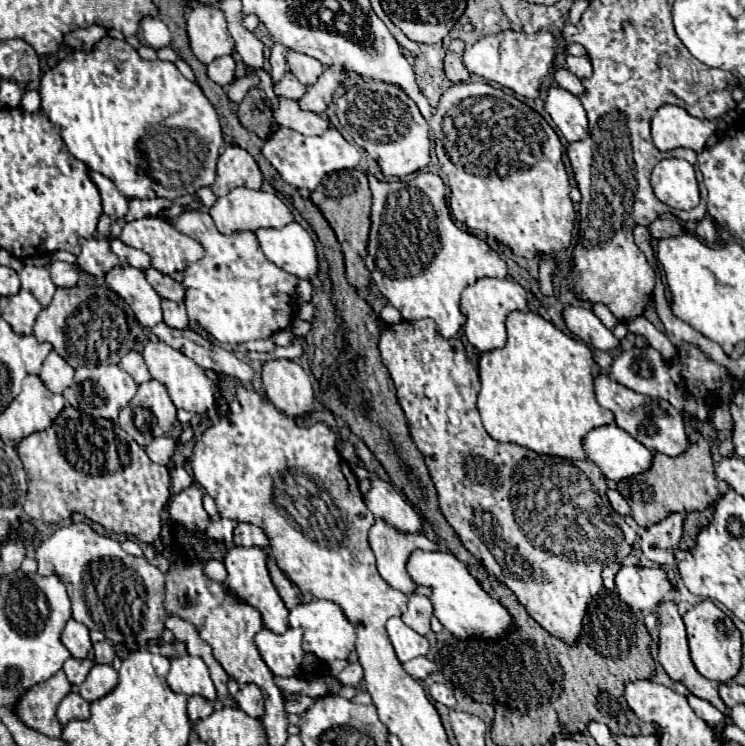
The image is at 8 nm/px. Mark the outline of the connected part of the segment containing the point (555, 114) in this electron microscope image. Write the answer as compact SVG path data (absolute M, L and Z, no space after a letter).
M549 86L545 94L545 110L567 142L583 140L587 136L587 116L581 100L575 94L559 86Z

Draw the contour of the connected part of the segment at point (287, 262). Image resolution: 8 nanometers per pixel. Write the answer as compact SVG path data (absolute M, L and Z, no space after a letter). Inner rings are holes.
M291 222L283 228L259 228L255 236L267 260L297 278L311 278L317 272L315 242L305 228Z

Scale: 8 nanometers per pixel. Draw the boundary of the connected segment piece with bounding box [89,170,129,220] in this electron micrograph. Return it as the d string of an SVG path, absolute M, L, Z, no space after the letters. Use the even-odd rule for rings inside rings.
M89 170L89 178L93 180L93 184L95 184L95 186L99 188L99 192L101 192L103 212L105 212L107 216L111 216L113 220L123 218L123 216L127 214L127 210L129 210L127 198L125 198L123 194L119 194L119 190L115 188L115 184L113 184L109 178L105 178L105 176L97 174L97 172L91 172L91 170Z

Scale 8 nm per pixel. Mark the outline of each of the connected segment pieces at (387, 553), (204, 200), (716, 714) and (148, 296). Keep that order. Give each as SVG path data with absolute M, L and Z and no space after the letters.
M377 518L369 530L369 544L377 558L377 570L383 576L383 580L405 594L411 594L415 590L415 582L409 578L405 570L409 554L415 548L439 550L439 546L427 540L423 534L401 532L383 522L381 518Z
M203 186L203 188L199 188L199 190L195 192L195 200L197 200L199 204L203 204L203 206L211 208L211 206L215 204L215 200L217 200L217 198L215 198L215 194L211 192L211 188L205 188L205 186Z
M689 694L687 700L689 700L693 712L695 712L699 718L703 718L709 726L723 726L723 724L727 722L727 716L725 716L723 712L719 712L711 702L707 702L707 700L703 700L703 698L697 698L695 694Z
M115 266L111 272L105 274L105 284L133 308L135 318L141 326L151 328L163 320L161 298L149 286L141 270L133 266Z

